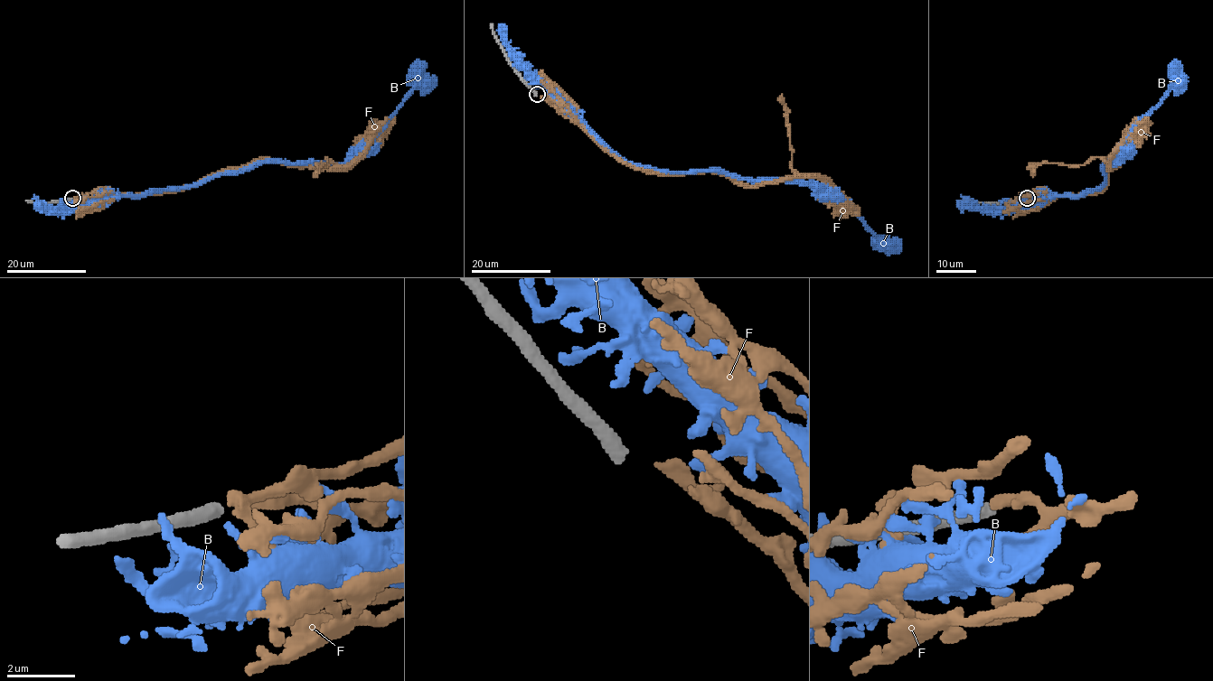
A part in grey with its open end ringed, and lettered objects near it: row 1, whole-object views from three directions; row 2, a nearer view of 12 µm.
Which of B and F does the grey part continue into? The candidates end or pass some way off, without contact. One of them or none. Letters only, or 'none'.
none

